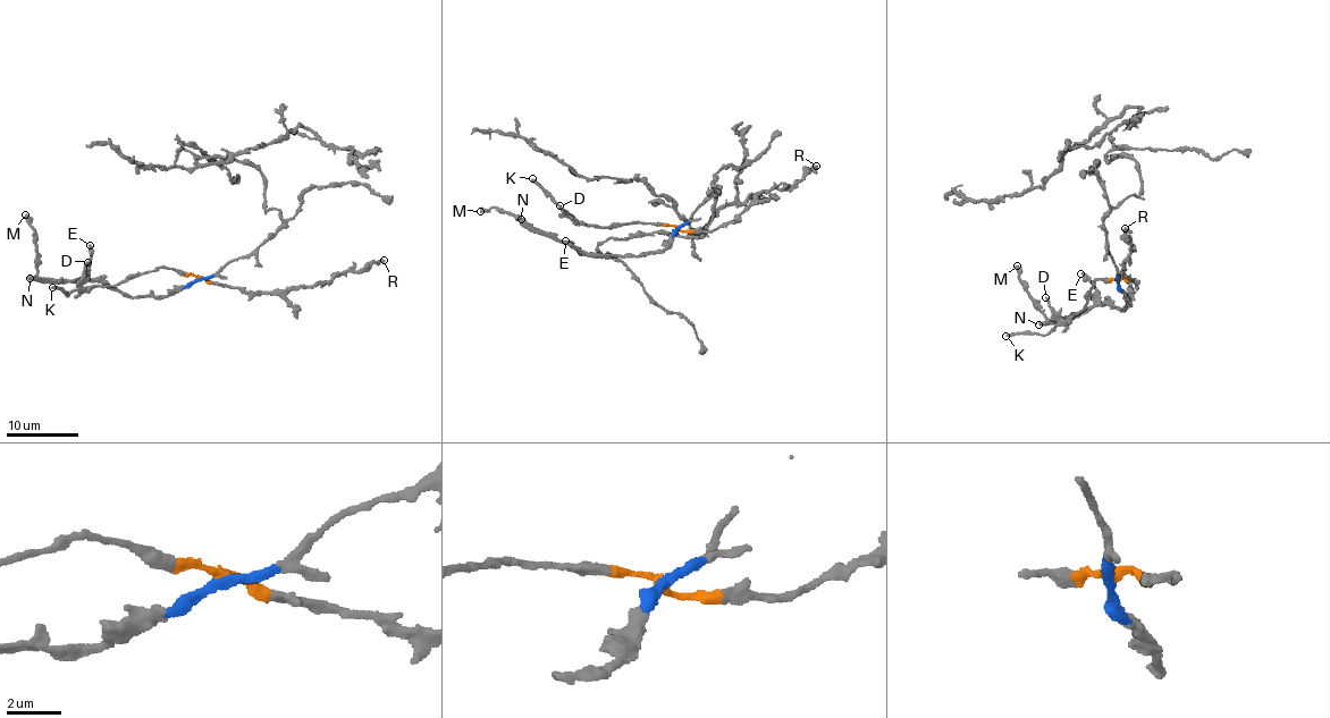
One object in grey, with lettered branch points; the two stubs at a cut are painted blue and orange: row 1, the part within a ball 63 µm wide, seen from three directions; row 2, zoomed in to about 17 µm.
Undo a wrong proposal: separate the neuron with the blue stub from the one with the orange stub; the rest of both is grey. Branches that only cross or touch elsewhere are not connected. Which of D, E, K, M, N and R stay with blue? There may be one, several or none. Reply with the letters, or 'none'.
E, M, N

